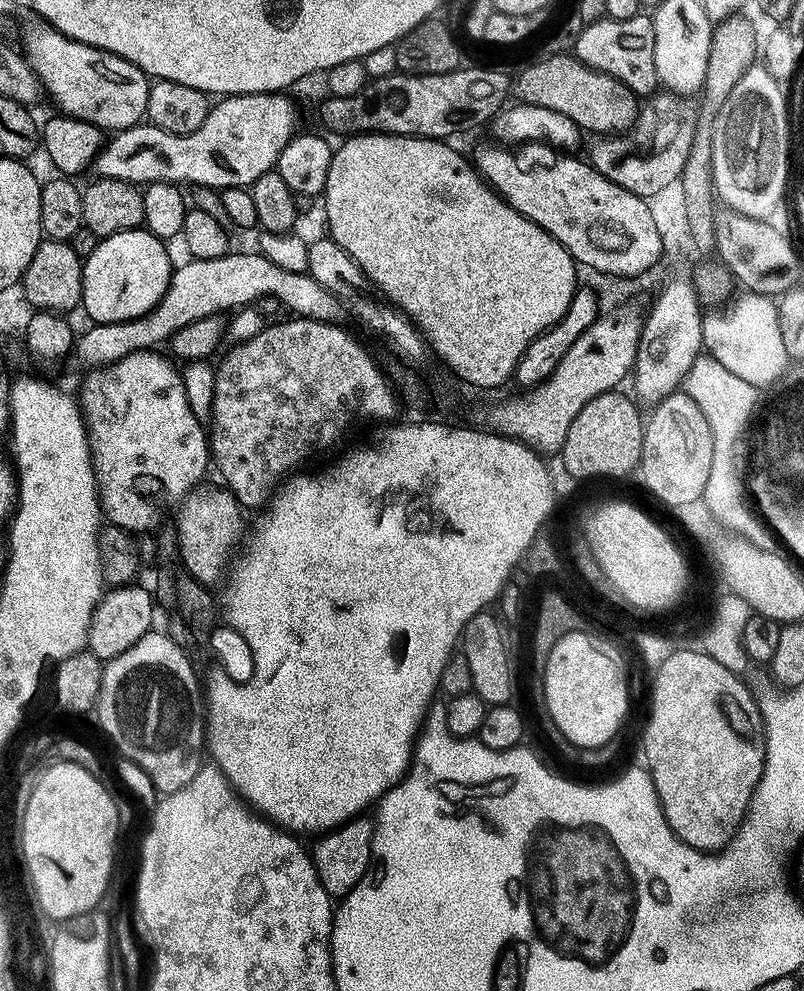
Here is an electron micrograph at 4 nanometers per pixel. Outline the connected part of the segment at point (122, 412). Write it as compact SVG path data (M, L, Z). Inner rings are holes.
M156 350L146 352L135 352L126 358L122 358L118 362L108 364L104 368L94 368L87 373L88 376L80 384L80 392L78 391L78 403L84 414L84 422L88 429L88 447L92 450L92 465L96 470L96 481L100 489L102 497L102 508L112 519L111 523L115 527L122 528L126 532L133 534L141 534L140 532L148 532L151 528L156 528L164 520L164 515L168 511L175 509L193 488L197 487L205 479L204 476L210 472L210 436L206 431L205 425L194 414L194 410L190 410L190 402L186 402L186 390L184 389L184 378L179 367L175 368L170 361Z

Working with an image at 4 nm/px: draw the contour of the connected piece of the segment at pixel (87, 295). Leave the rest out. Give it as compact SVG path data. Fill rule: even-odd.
M143 227L119 232L113 236L103 237L97 243L94 254L84 261L84 295L82 297L82 312L89 316L89 321L98 324L113 324L138 318L151 310L164 297L168 283L174 271L174 263L168 257L165 241L159 240L154 233Z

